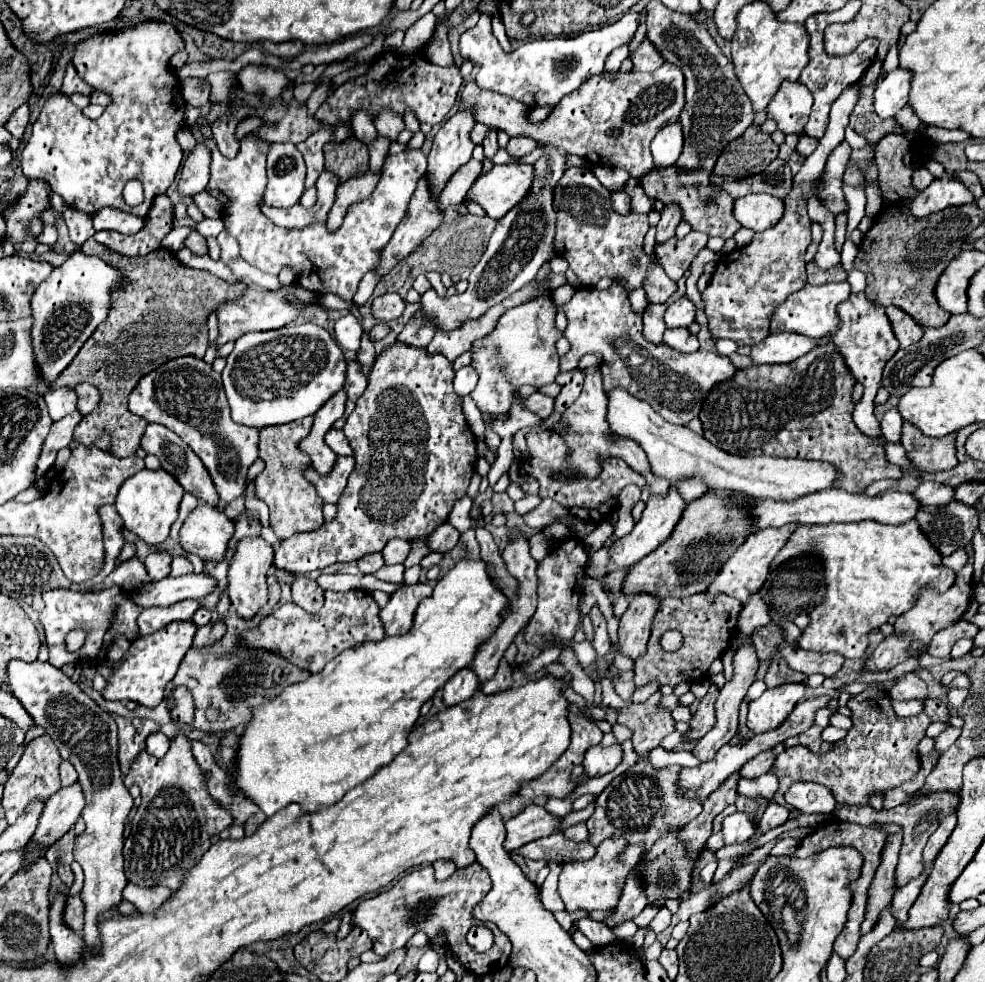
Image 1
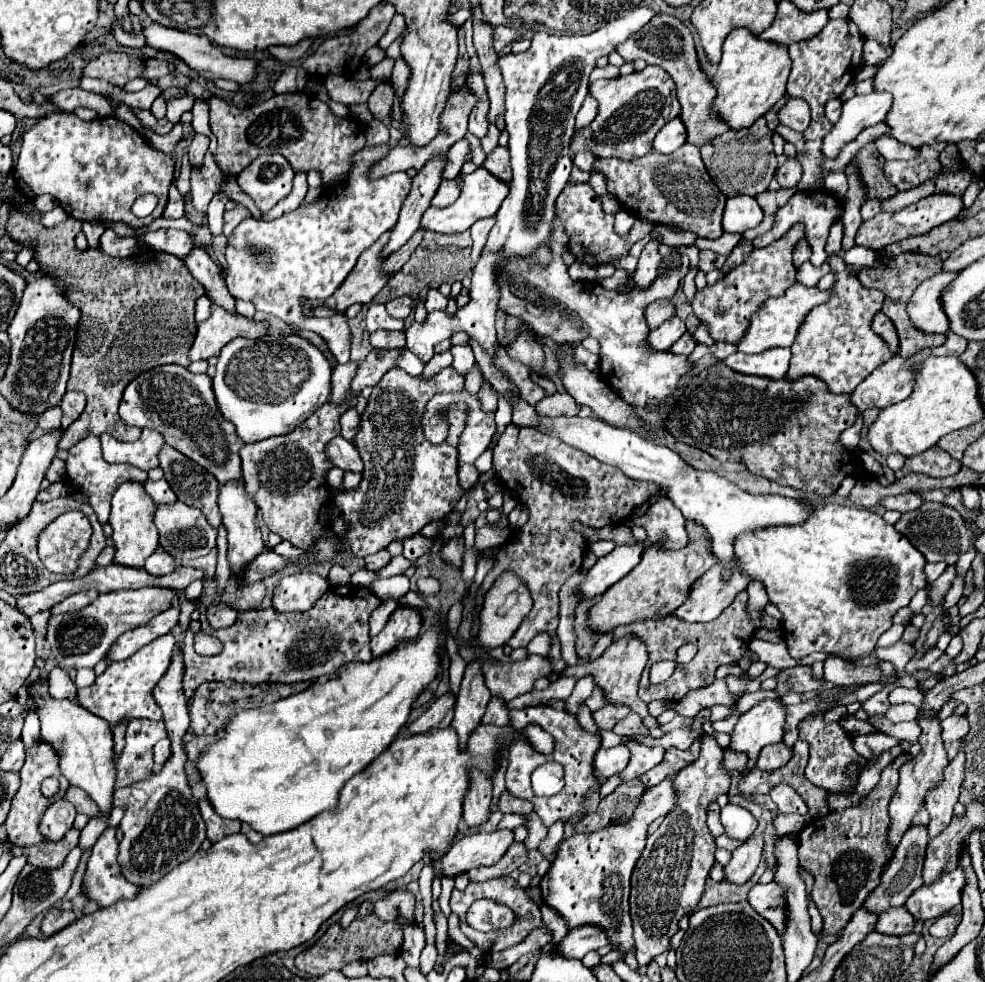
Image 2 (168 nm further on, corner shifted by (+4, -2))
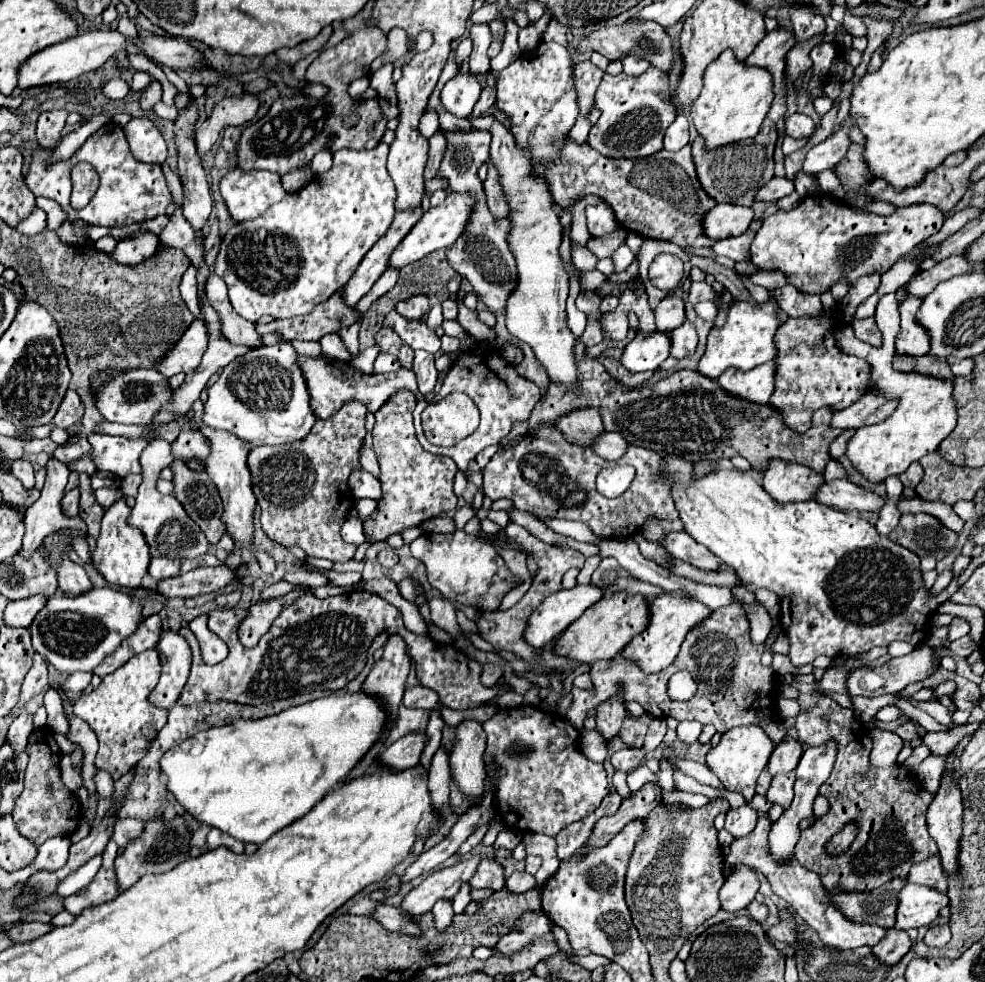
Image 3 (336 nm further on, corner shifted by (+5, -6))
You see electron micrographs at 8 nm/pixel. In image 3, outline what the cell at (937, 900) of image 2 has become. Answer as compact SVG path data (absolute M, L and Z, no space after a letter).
M907 883L899 891L895 929L907 931L929 925L937 917L939 909L945 905L947 905L947 895L923 885Z

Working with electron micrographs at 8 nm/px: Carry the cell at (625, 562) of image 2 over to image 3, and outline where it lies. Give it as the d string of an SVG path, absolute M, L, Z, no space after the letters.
M577 585L569 591L557 591L547 597L529 617L527 627L523 631L523 639L535 649L545 647L553 641L561 631L567 629L591 603L603 597L601 587Z

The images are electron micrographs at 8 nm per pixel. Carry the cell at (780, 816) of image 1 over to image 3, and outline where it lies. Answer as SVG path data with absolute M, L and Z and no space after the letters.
M737 865L735 873L731 873L725 881L725 885L719 891L721 909L735 913L745 909L759 891L759 879L753 869L747 869L747 865Z

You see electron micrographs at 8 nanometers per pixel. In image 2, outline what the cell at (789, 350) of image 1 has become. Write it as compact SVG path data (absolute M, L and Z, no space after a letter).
M776 347L776 349L766 349L764 353L756 353L756 355L738 351L730 357L726 357L724 363L738 373L780 379L780 377L784 377L784 373L788 373L790 357L792 357L790 347Z

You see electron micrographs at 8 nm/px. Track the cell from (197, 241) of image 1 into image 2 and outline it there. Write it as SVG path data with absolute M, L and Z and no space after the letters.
M194 247L184 257L184 263L186 263L188 271L192 273L192 277L204 285L206 295L210 299L214 299L220 307L224 307L228 311L234 311L234 297L228 293L226 283L220 277L220 267L210 259L210 255L204 249Z

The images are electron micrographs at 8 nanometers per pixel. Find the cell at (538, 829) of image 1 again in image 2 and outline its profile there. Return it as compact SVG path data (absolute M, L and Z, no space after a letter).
M496 829L492 833L480 831L462 837L452 845L452 849L434 865L436 873L456 877L480 865L494 865L502 859L508 847L514 843L512 829Z

